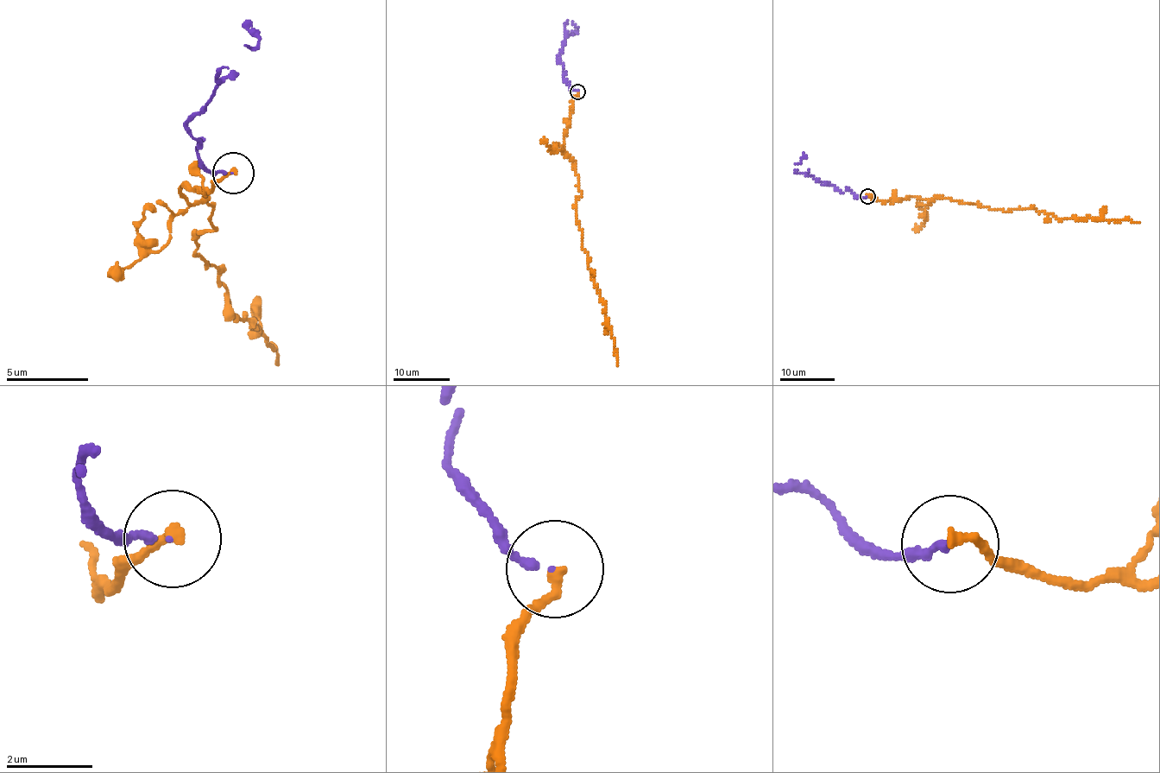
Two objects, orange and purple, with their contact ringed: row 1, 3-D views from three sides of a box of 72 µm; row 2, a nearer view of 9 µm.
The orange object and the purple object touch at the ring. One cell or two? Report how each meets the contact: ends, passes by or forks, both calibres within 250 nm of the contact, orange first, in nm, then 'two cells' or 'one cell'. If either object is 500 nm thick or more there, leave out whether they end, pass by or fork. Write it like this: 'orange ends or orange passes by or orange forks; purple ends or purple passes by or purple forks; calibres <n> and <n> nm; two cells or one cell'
orange ends; purple ends; calibres 260 and 150 nm; one cell

